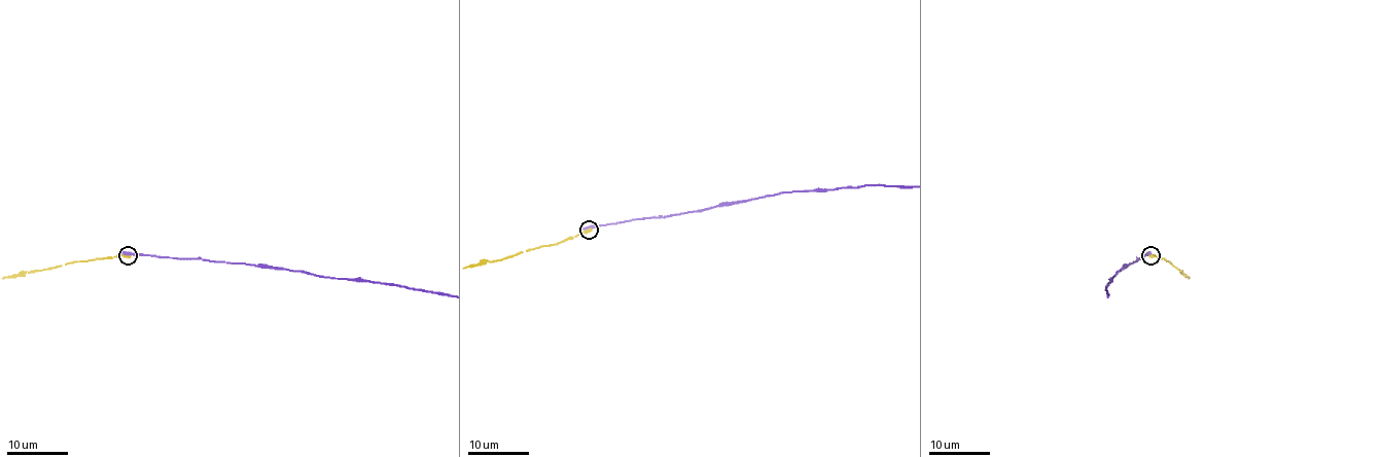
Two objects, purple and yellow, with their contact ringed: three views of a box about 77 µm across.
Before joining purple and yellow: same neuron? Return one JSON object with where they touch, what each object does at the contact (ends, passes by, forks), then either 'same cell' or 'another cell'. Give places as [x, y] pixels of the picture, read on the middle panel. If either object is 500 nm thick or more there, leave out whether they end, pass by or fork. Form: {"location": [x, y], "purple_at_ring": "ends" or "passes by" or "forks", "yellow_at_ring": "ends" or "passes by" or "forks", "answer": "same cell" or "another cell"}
{"location": [589, 230], "answer": "another cell"}

